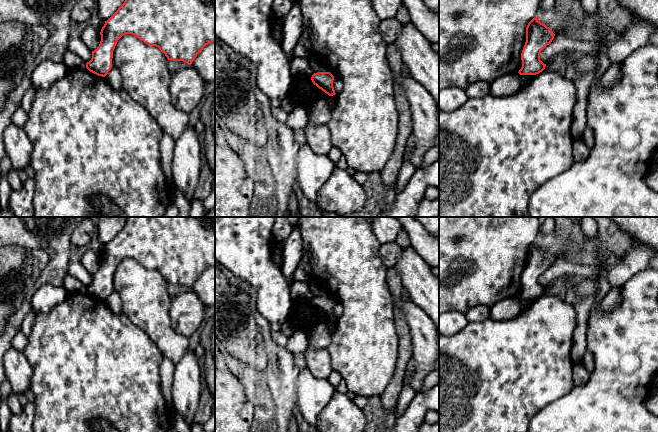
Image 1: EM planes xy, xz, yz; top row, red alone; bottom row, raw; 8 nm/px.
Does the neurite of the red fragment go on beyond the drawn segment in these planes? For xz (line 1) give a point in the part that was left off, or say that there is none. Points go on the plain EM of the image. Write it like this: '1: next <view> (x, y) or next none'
1: next none

